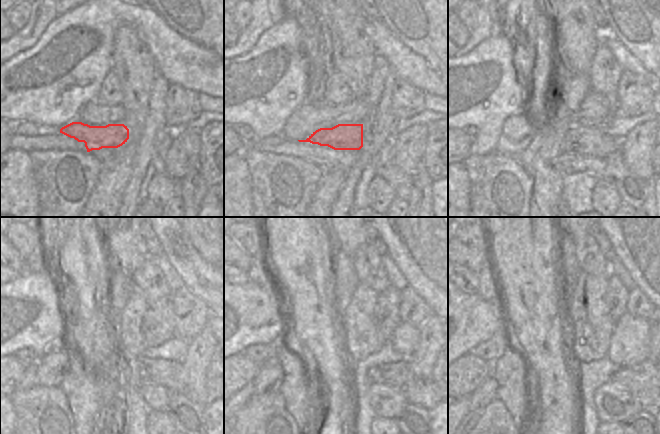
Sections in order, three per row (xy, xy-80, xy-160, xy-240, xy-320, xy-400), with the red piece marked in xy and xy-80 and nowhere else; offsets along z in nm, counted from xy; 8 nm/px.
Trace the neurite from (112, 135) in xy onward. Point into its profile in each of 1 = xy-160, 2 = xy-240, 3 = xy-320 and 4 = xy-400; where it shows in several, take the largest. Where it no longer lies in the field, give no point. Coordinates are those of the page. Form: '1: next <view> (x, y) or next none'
1: next xy-160 (557, 134)
2: next xy-240 (151, 372)
3: next xy-320 (400, 375)
4: next xy-400 (644, 381)

